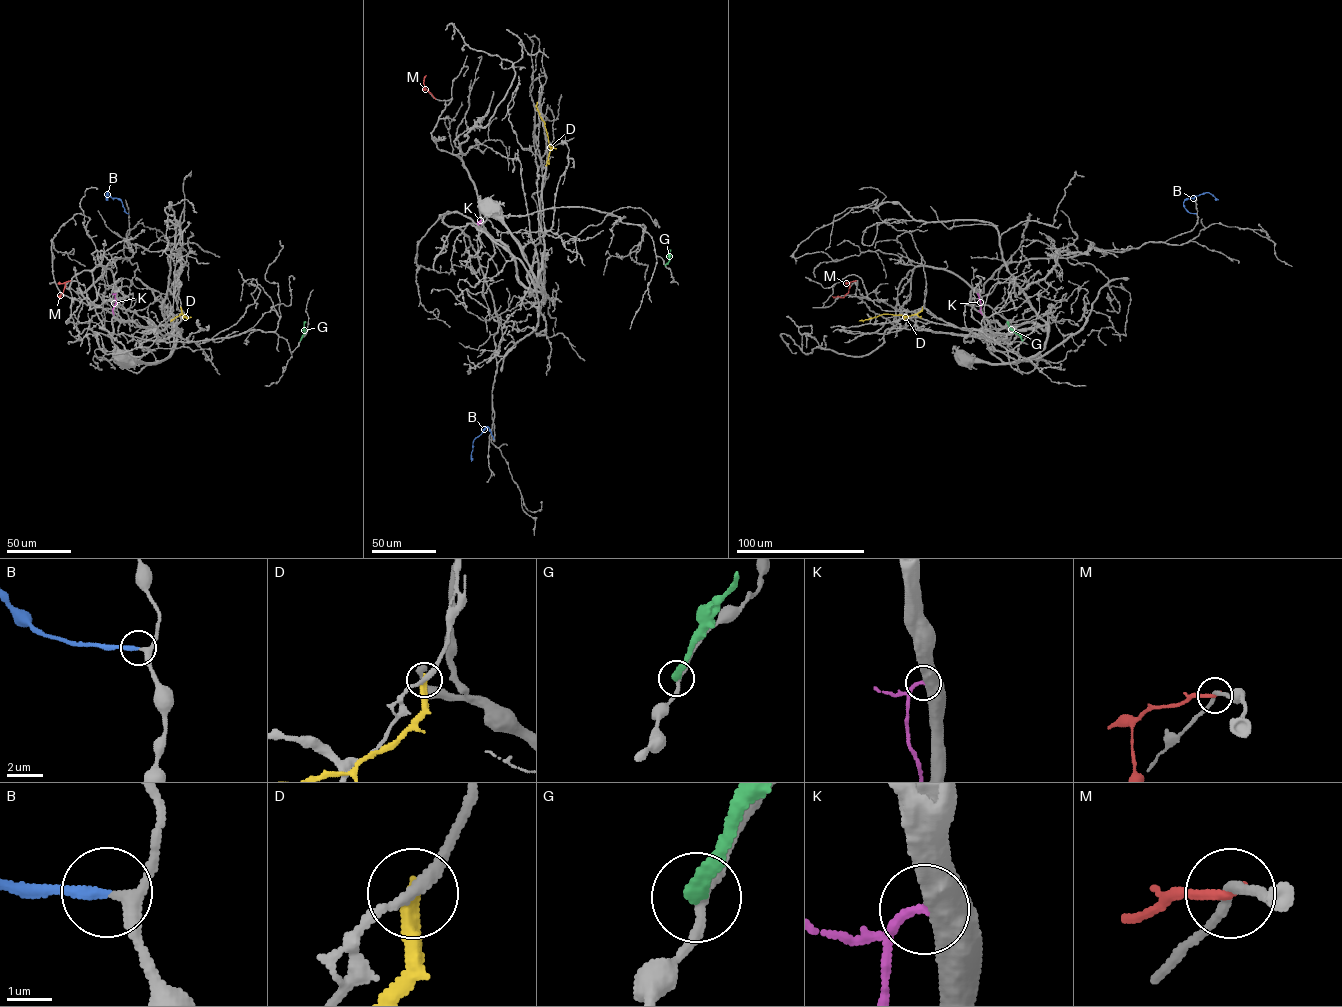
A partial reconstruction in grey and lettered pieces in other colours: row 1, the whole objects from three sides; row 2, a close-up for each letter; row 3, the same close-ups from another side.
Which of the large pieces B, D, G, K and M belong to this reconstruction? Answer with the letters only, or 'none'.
B

